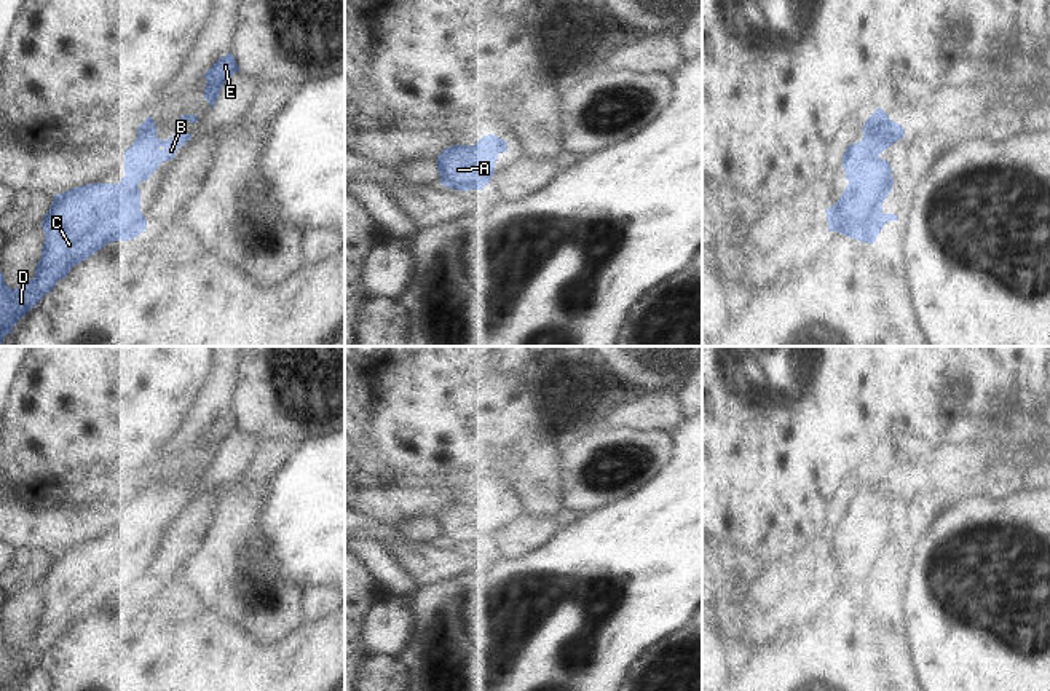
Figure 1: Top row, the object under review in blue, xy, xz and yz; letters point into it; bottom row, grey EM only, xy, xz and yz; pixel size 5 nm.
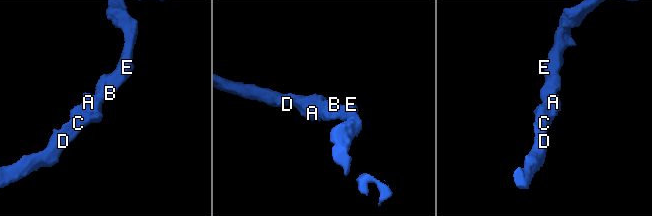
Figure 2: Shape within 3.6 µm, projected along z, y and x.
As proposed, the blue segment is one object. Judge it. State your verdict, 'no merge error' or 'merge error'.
no merge error

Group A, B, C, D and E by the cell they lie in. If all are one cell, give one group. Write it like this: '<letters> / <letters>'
A B C D E

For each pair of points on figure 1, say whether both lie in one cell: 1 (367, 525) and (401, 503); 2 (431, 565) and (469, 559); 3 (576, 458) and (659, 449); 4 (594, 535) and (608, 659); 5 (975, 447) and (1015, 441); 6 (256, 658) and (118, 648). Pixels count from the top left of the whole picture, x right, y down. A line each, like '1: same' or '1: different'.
1: different
2: same
3: same
4: same
5: same
6: same

